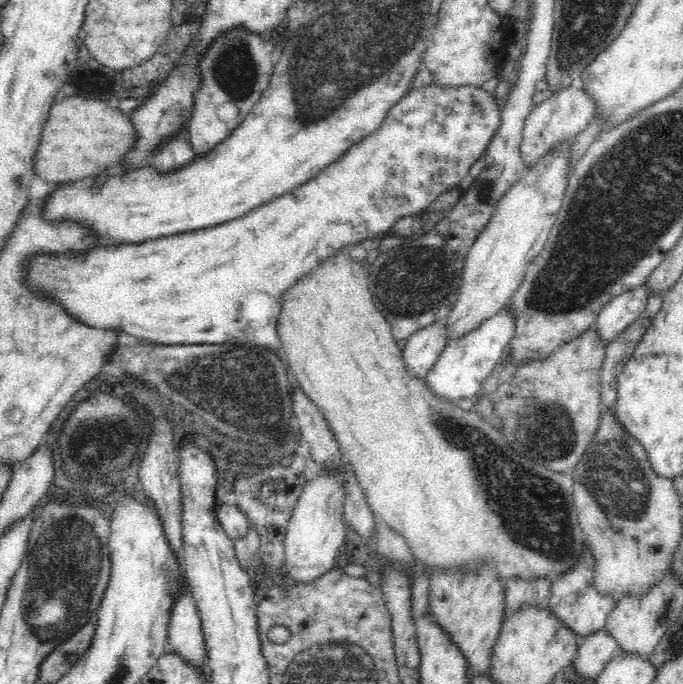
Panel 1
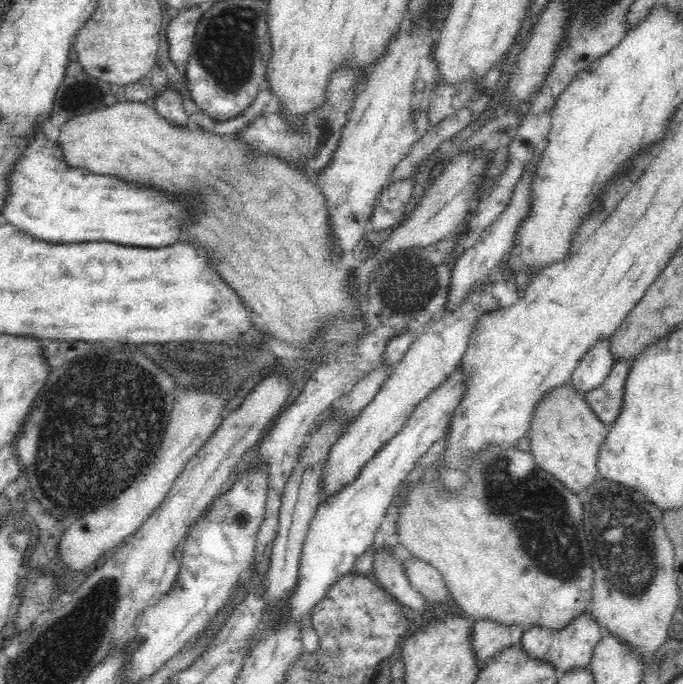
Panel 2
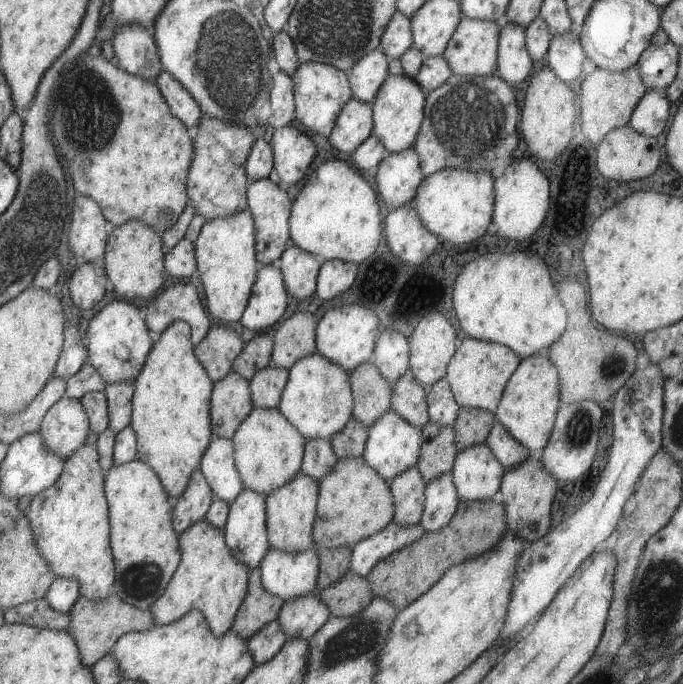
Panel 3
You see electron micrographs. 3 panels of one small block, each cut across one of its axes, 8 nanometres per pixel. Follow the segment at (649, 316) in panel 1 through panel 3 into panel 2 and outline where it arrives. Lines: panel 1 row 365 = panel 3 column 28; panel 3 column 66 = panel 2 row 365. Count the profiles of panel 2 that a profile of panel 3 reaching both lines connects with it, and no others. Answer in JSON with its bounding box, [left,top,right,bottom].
[584,362,629,428]

